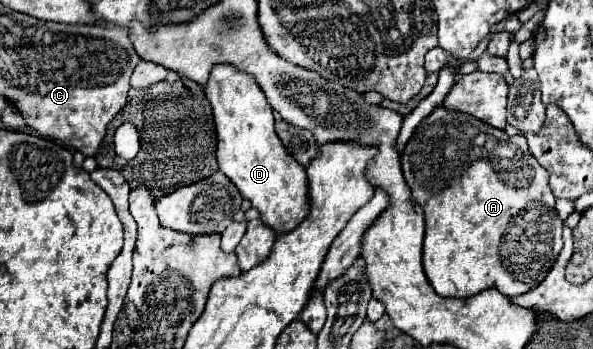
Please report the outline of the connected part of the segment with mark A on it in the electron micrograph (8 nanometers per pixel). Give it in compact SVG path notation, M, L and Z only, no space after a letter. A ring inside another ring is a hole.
M440 106L426 120L422 120L420 126L416 128L412 140L408 142L408 146L402 154L402 172L404 172L406 184L412 192L412 200L422 206L424 216L426 216L424 270L426 270L426 276L428 276L432 288L436 290L436 294L466 298L466 296L478 294L486 288L498 288L506 296L518 296L518 294L524 294L528 290L532 290L534 286L540 284L540 280L544 280L544 274L548 274L548 270L552 268L554 260L558 258L558 254L562 250L562 220L556 212L556 196L552 194L552 190L548 186L548 172L530 154L526 138L522 134L508 136L504 130L492 128L492 126L476 120L474 116L460 114L460 112L448 112Z

